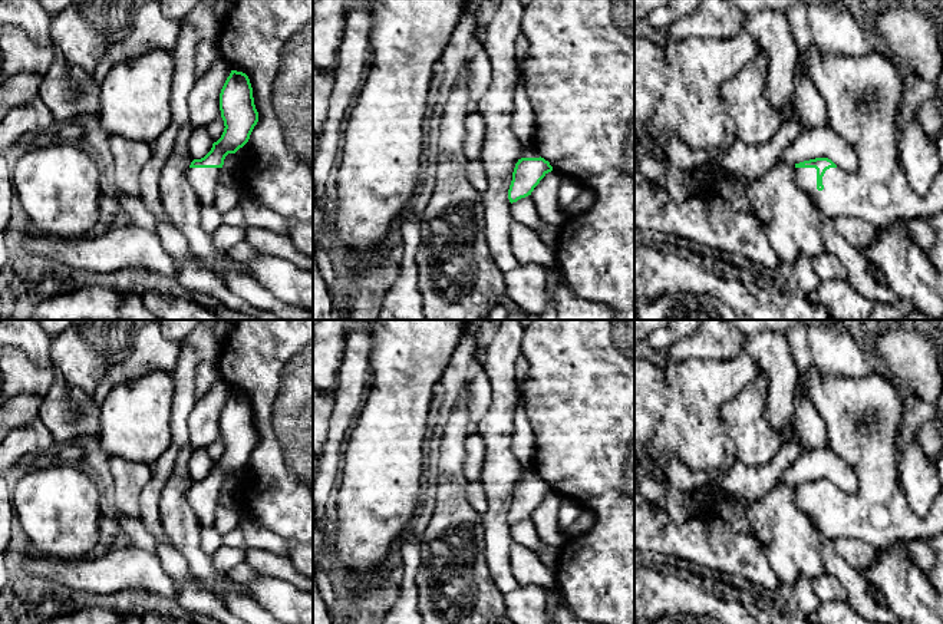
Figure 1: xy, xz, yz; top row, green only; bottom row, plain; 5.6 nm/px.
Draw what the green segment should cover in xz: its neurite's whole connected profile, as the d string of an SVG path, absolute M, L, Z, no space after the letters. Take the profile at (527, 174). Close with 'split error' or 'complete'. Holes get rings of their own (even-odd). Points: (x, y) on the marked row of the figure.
M527 145L524 156L518 159L512 172L508 189L510 202L512 204L531 195L540 181L551 171L550 162L541 158L531 145Z; split error

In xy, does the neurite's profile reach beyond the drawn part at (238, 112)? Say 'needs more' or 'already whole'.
needs more

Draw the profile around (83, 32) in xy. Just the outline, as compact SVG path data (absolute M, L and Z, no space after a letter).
M72 0L53 17L50 37L66 63L92 76L106 50L133 29L138 10L154 0Z

